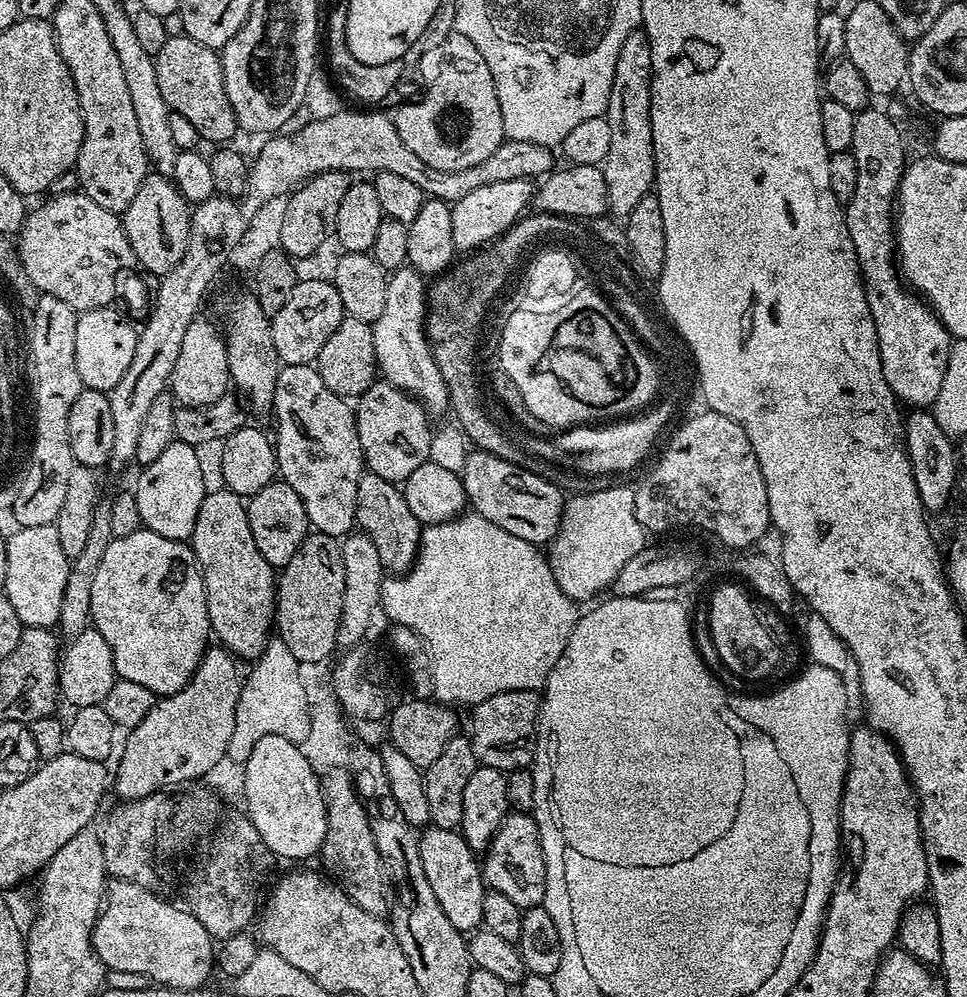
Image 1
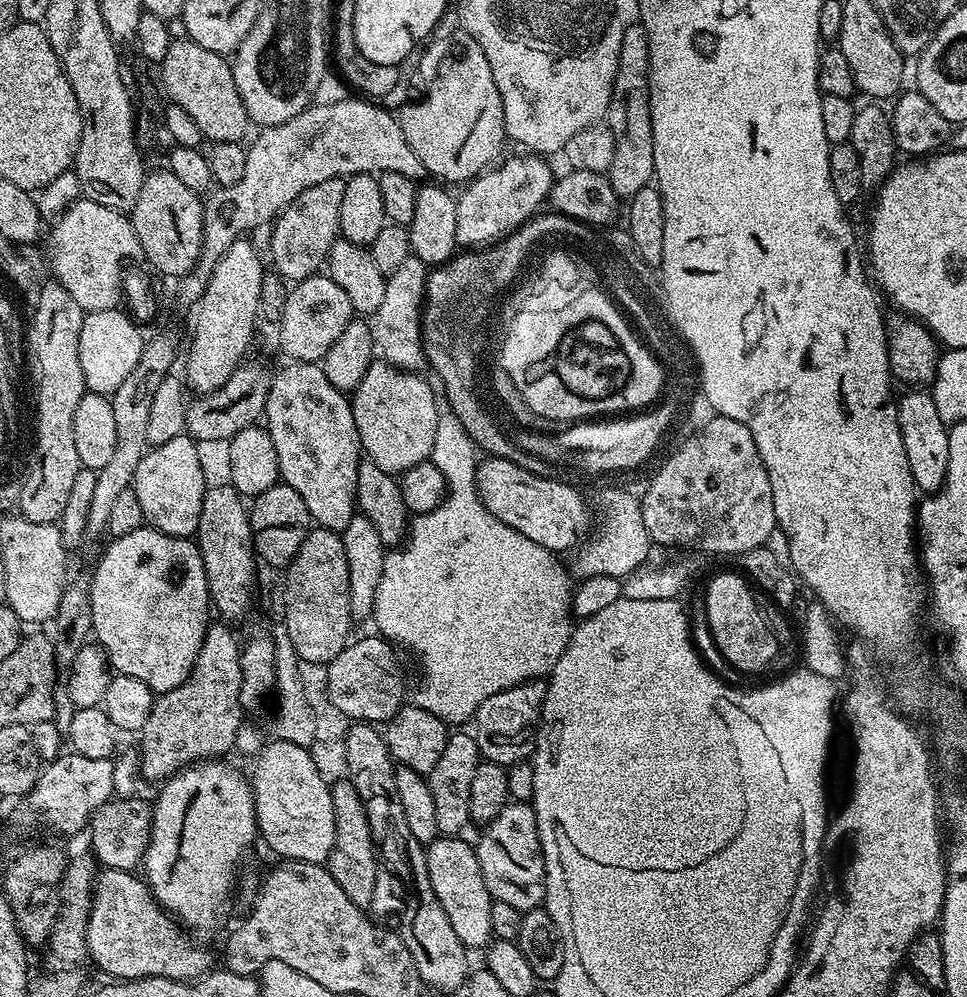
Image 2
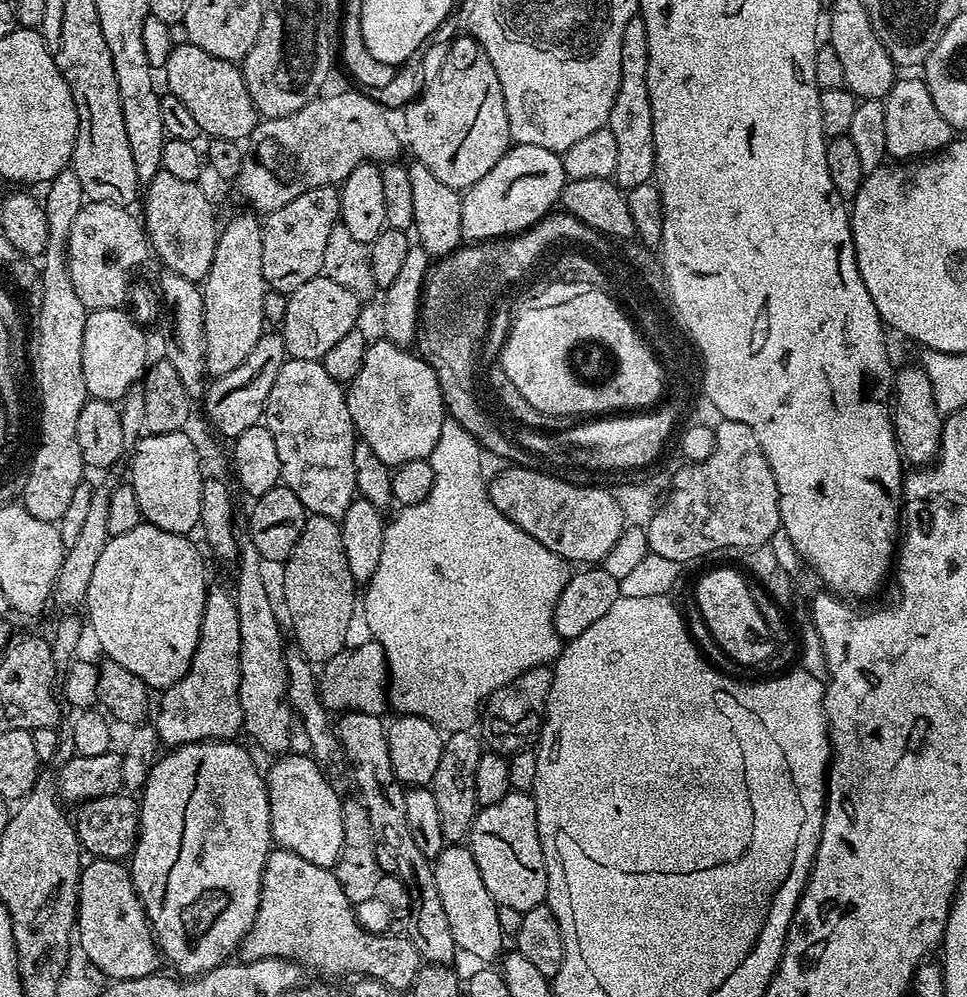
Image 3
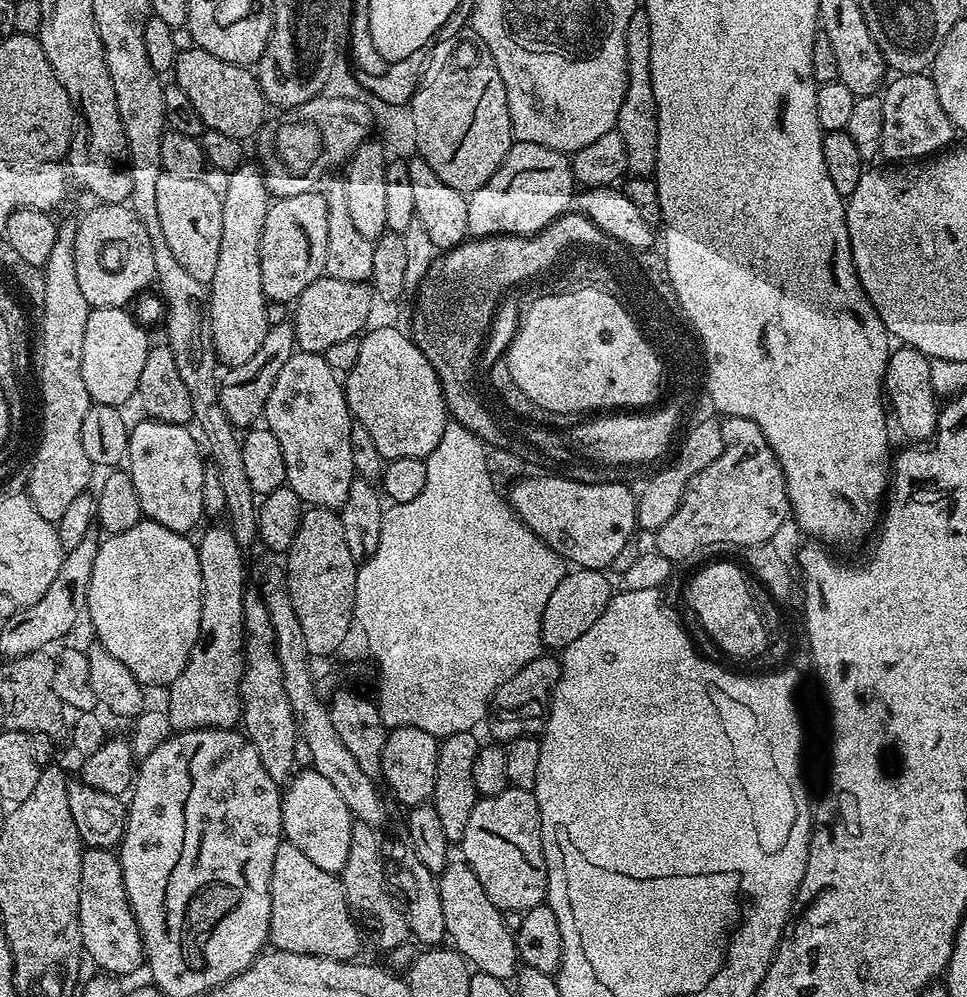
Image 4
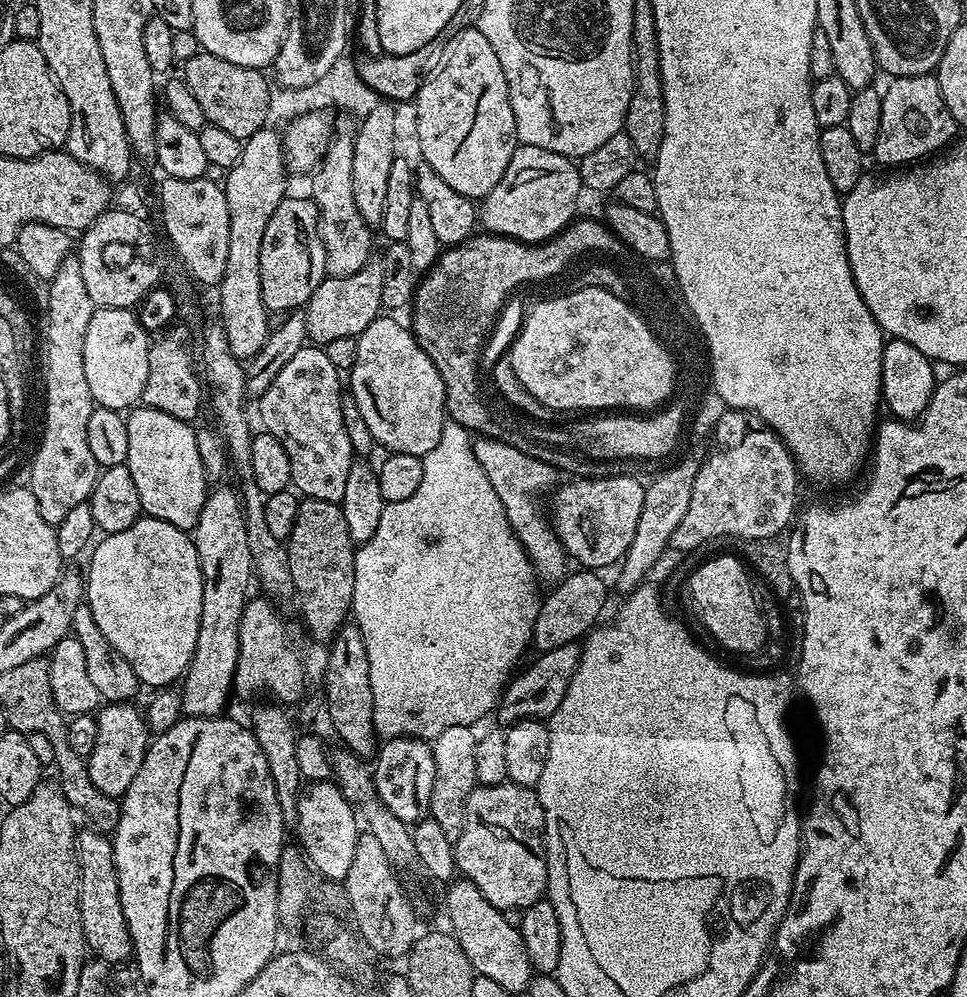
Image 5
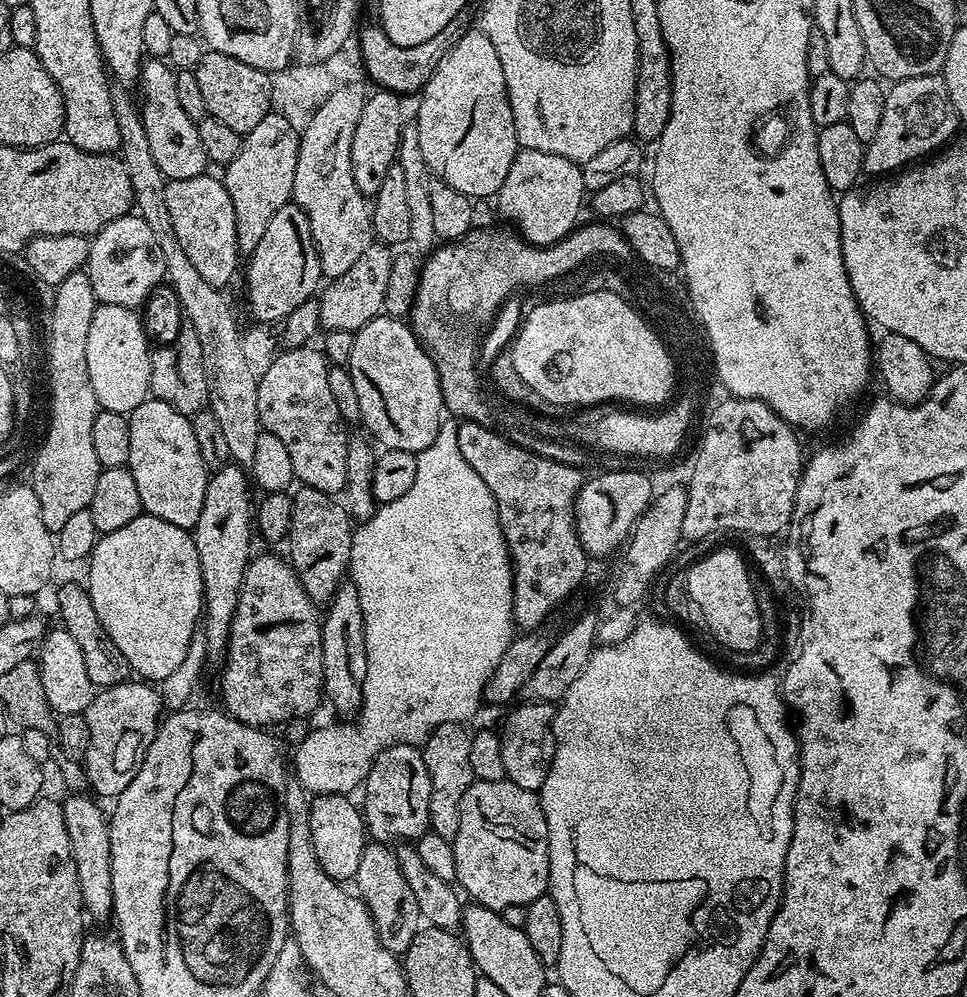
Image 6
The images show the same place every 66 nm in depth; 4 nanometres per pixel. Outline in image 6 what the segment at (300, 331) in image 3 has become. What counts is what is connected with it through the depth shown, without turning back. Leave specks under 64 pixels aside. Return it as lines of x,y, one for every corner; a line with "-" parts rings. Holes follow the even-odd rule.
372,243
366,254
362,254
362,258
358,258
358,262
354,262
354,266
346,270
346,274
331,281
327,285
329,288
325,287
319,293
321,329
328,332
346,330
355,334
362,326
366,326
373,318
384,312
386,285
390,279
390,262
393,255
393,249
389,245

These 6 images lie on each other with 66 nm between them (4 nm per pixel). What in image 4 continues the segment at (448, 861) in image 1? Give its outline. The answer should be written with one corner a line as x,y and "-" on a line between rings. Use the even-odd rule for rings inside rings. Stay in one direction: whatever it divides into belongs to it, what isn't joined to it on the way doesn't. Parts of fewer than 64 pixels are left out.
463,862
449,863
439,873
440,897
444,931
451,947
458,951
475,971
494,974
494,978
511,981
518,971
516,937
504,924
504,912
490,902
478,874

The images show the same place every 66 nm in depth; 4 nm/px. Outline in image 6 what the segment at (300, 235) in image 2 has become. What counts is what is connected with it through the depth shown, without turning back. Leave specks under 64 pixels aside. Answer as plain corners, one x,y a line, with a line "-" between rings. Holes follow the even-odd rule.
295,202
282,206
282,210
278,210
278,214
274,214
274,218
270,218
270,223
262,233
262,239
258,242
258,246
254,246
254,250
247,257
246,268
247,264
248,308
252,311
253,318
260,320
261,325
275,320
284,321
291,312
298,310
298,306
302,306
302,302
313,299
317,295
318,289
321,287
320,280
322,281
320,256
316,253
314,238
310,234
310,222

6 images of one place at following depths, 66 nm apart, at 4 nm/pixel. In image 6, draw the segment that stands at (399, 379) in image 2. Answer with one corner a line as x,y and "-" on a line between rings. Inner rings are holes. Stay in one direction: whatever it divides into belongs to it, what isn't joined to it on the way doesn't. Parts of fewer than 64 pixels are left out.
381,314
362,326
354,335
354,350
346,367
354,378
363,427
369,428
377,445
418,454
438,438
445,411
438,374
403,319

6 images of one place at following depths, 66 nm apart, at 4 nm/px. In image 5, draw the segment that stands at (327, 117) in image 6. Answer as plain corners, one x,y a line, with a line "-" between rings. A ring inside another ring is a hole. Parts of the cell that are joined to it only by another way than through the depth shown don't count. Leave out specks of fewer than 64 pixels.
340,136
328,141
328,149
325,150
318,167
311,173
312,192
310,199
316,204
320,215
320,237
322,246
326,250
326,273
328,276
345,276
346,274
358,274
362,266
370,263
368,256
372,252
373,229
364,221
362,214
358,214
358,206
354,203
354,182
350,182
350,174
354,170
354,146
353,137

